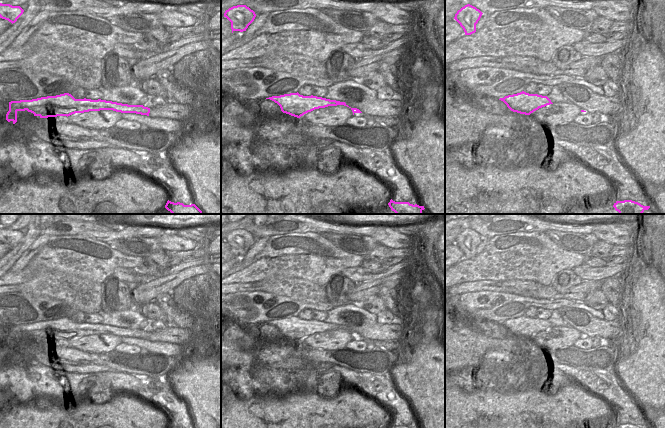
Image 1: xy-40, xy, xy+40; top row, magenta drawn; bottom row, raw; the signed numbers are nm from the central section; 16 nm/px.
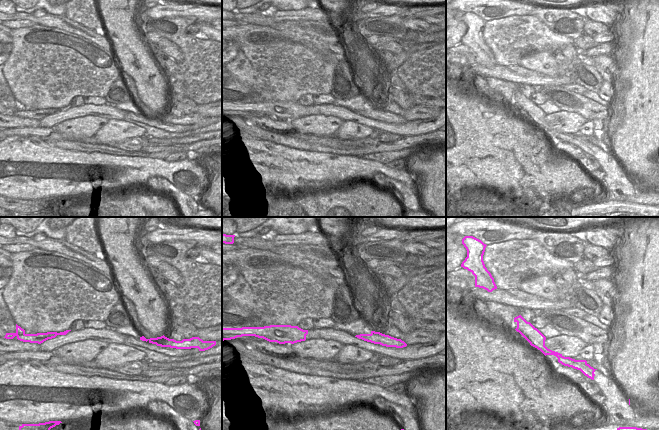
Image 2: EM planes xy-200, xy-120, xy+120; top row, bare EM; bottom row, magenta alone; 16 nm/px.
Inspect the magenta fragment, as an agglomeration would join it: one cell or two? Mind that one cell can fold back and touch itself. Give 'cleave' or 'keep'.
cleave

